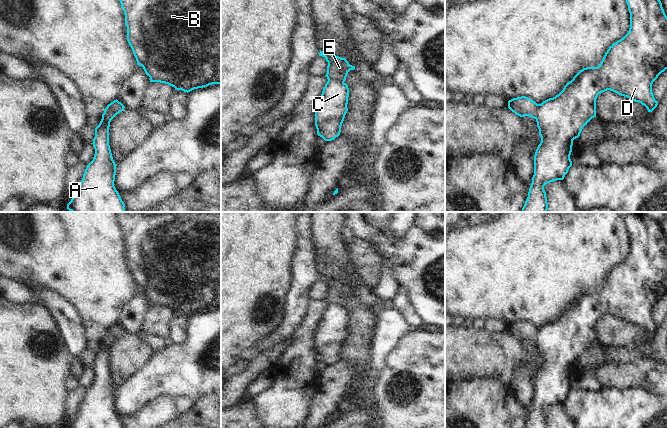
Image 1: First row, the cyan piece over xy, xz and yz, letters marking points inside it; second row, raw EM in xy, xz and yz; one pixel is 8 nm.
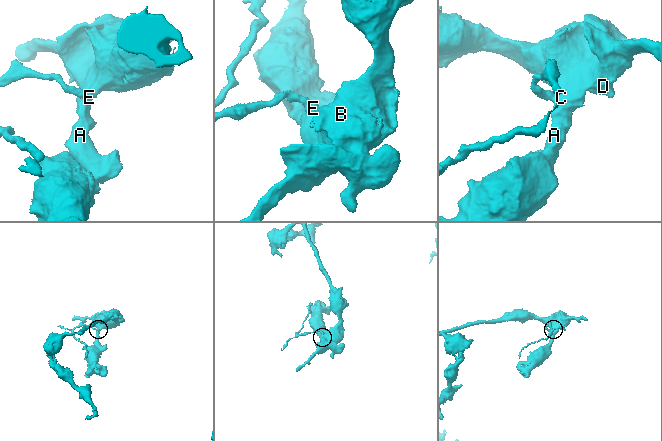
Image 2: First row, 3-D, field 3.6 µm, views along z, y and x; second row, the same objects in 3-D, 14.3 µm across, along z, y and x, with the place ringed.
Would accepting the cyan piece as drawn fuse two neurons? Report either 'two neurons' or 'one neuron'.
two neurons

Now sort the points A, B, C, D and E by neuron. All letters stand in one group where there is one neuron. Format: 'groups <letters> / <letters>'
groups A B C D / E

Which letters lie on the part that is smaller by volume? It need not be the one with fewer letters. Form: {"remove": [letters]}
{"remove": ["E"]}

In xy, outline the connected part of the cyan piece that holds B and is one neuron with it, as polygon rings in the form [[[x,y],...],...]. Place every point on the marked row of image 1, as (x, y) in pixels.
[[[119,0],[125,14],[127,41],[136,58],[137,65],[143,67],[150,82],[168,84],[175,90],[190,92],[194,89],[221,84],[221,0]]]

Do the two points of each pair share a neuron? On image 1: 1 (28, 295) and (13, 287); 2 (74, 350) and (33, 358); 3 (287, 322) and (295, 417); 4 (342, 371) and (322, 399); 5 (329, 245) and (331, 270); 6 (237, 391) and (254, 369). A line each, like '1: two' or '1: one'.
1: one
2: two
3: two
4: one
5: one
6: one

